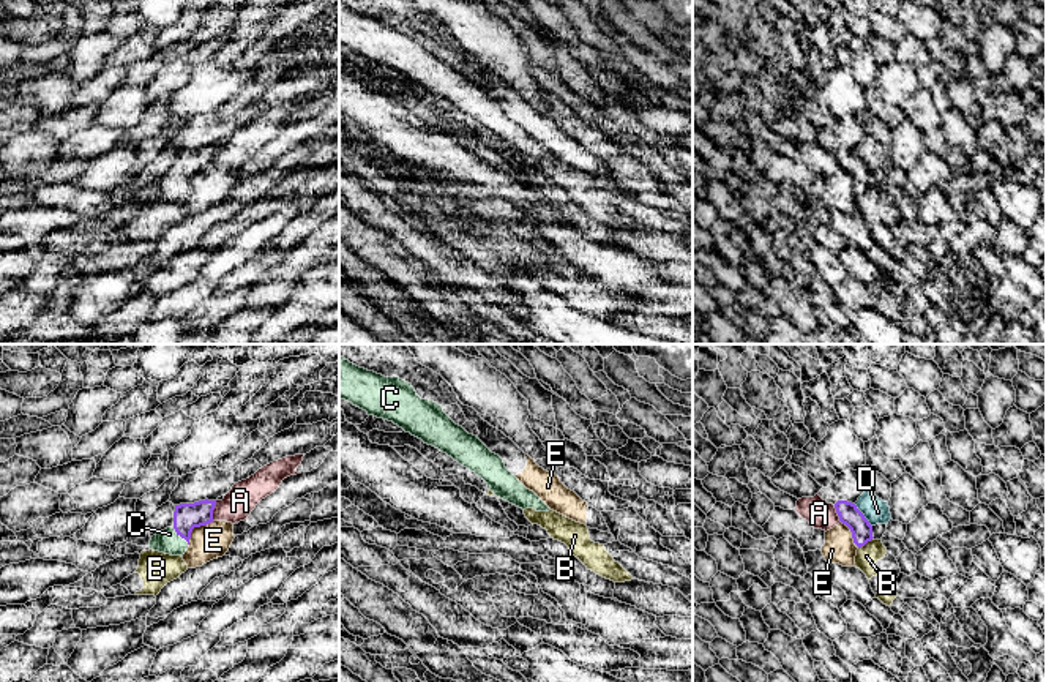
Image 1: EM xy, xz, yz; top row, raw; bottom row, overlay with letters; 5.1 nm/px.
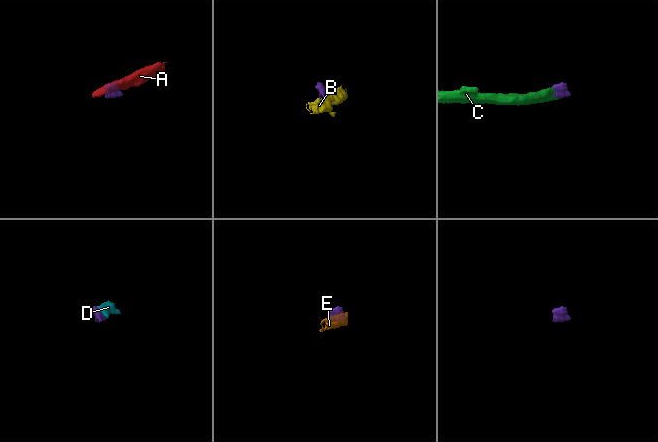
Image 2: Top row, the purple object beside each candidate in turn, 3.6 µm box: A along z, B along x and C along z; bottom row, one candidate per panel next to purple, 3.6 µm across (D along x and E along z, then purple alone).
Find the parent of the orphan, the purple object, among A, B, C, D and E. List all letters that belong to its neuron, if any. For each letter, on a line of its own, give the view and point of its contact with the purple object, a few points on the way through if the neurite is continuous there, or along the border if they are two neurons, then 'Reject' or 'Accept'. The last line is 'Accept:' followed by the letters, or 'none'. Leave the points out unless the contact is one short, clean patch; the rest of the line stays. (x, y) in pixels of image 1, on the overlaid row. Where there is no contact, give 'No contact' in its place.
A: Touches purple at xy (212, 510). Boundary: xy (216, 501), (212, 520). Reject
B: Touches purple at yz (865, 543). Boundary: yz (873, 537), (859, 548). Reject
C: Touches purple at xy (180, 535). Path across: xy (186, 517), (180, 535), (168, 542). Accept
D: Touches purple at yz (863, 515). Boundary: yz (854, 504), (871, 526). Reject
E: Touches purple at xy (194, 526). Boundary: xy (213, 521), (196, 526), (188, 545). Reject
Accept: C

